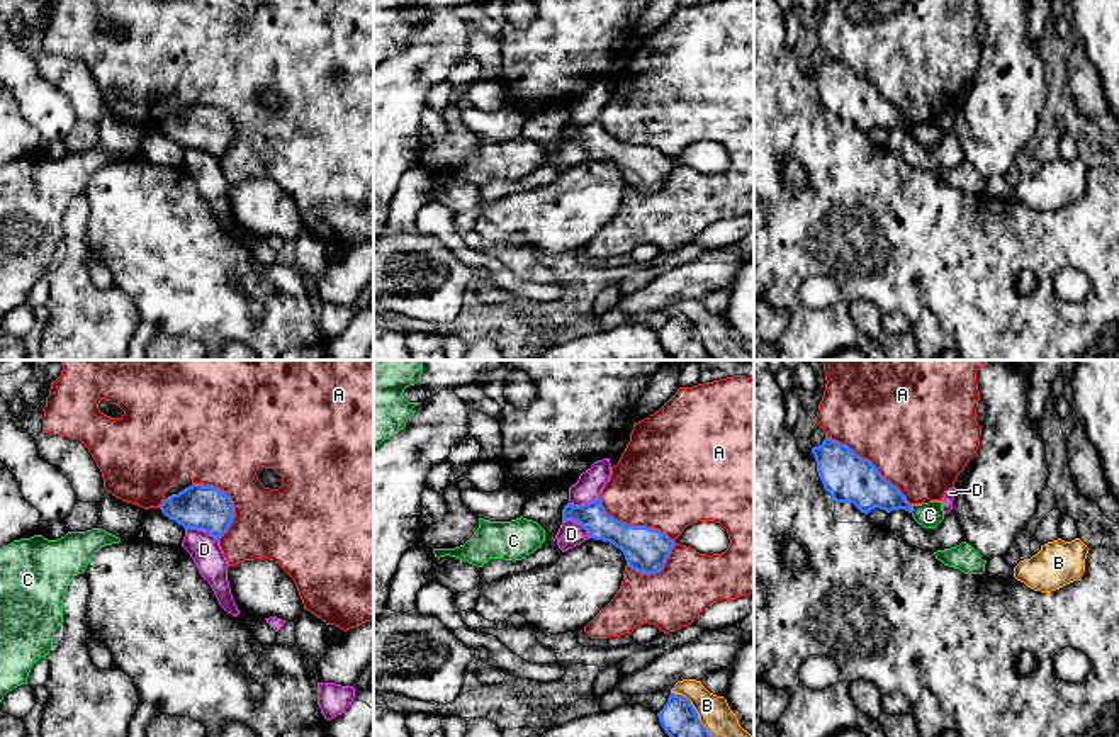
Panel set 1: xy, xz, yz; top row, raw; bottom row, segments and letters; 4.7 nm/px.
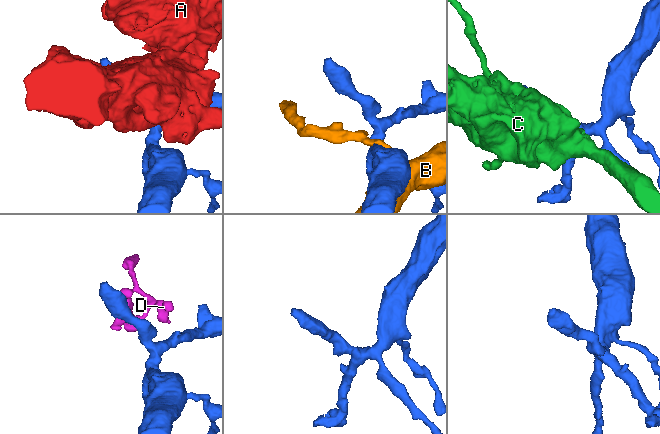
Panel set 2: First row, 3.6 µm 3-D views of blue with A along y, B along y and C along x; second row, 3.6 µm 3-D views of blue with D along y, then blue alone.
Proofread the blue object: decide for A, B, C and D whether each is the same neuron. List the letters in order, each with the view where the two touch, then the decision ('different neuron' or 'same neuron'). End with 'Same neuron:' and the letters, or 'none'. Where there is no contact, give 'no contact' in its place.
A: xz | different neuron
B: xz | different neuron
C: yz | different neuron
D: xz | different neuron
Same neuron: none

